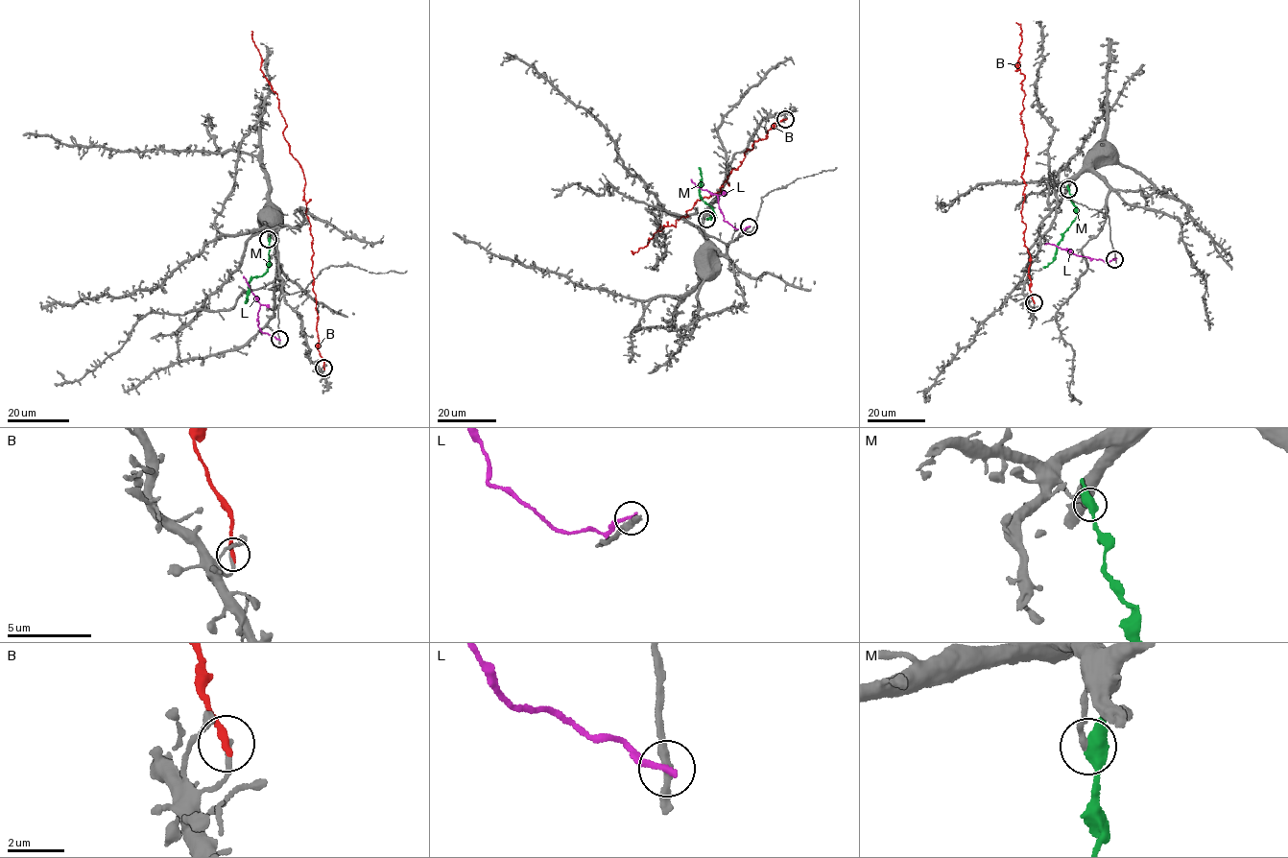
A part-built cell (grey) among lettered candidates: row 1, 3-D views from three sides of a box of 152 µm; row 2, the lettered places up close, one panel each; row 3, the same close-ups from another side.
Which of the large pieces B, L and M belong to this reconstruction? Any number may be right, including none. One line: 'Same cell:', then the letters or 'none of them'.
Same cell: none of them

